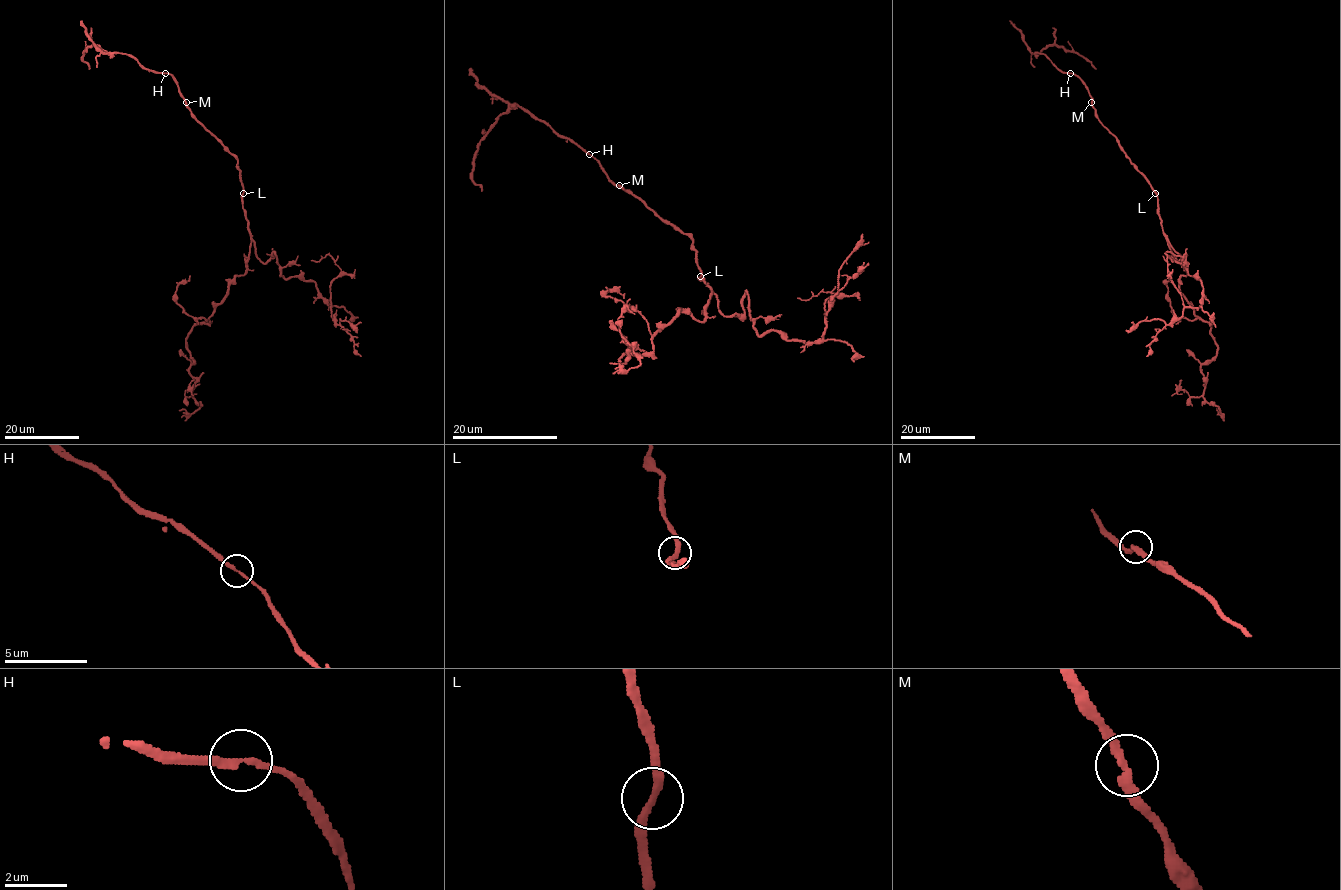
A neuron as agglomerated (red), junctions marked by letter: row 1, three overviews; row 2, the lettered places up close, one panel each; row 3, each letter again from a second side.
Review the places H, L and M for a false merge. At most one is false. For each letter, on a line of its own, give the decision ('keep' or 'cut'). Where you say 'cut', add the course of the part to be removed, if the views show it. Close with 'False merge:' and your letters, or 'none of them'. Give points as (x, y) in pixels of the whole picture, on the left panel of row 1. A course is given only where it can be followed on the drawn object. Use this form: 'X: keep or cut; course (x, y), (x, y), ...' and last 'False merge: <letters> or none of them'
H: keep
L: keep
M: keep
False merge: none of them

